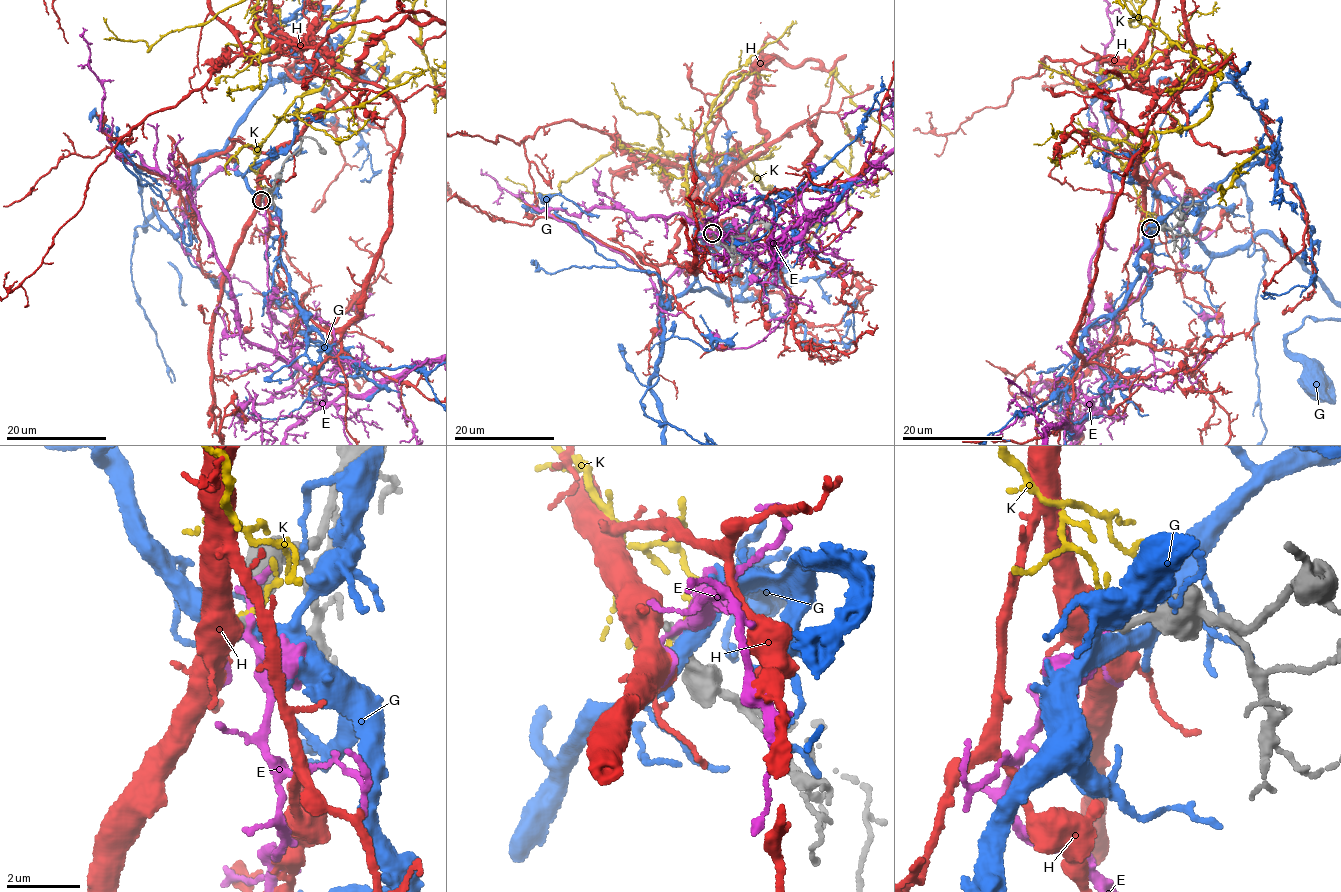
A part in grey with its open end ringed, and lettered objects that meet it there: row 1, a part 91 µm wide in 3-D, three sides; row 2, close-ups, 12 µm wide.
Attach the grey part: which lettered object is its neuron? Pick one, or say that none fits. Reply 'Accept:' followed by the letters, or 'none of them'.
Accept: H

